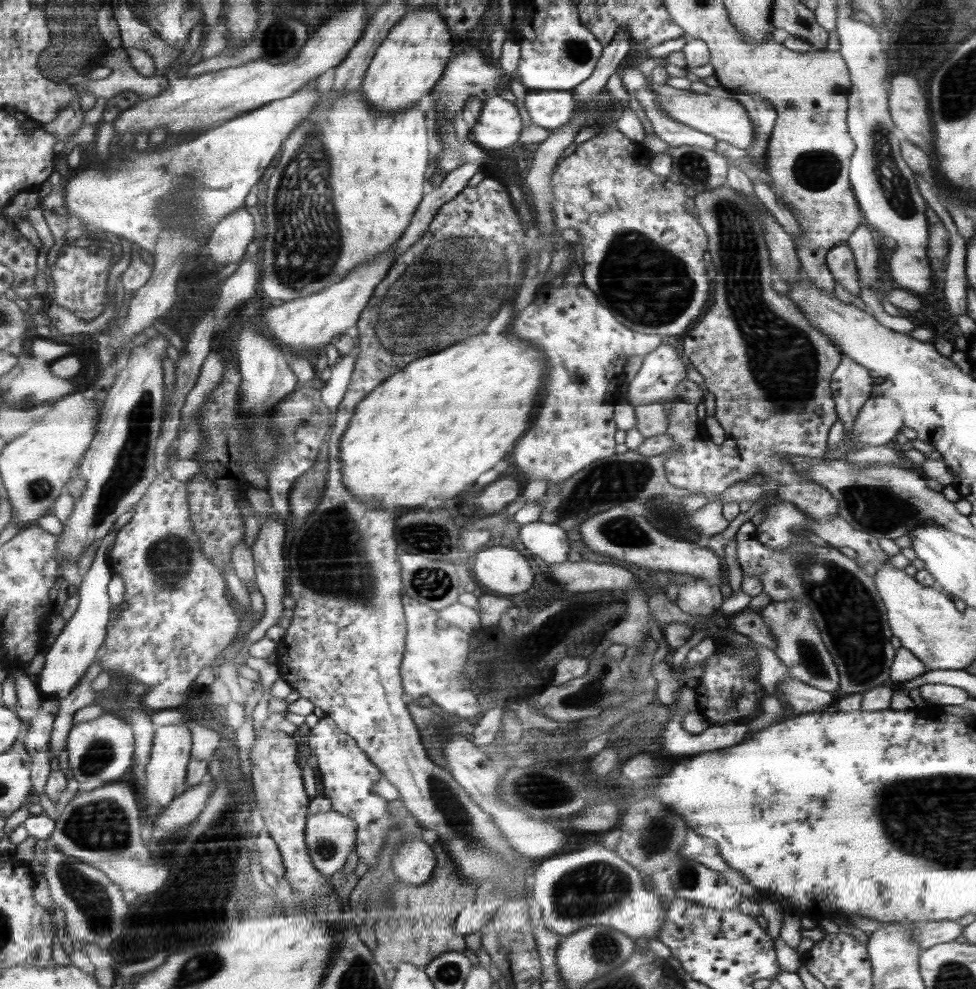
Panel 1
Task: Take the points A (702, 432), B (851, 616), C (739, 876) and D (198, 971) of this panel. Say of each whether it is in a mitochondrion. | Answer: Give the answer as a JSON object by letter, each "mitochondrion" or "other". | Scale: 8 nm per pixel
{"A":"other","B":"mitochondrion","C":"other","D":"mitochondrion"}

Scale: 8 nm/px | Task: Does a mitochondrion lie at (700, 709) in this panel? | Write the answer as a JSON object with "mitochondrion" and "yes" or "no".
{"mitochondrion":"no"}

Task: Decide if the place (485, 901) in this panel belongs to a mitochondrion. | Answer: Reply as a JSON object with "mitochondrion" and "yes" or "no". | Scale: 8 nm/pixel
{"mitochondrion":"no"}

